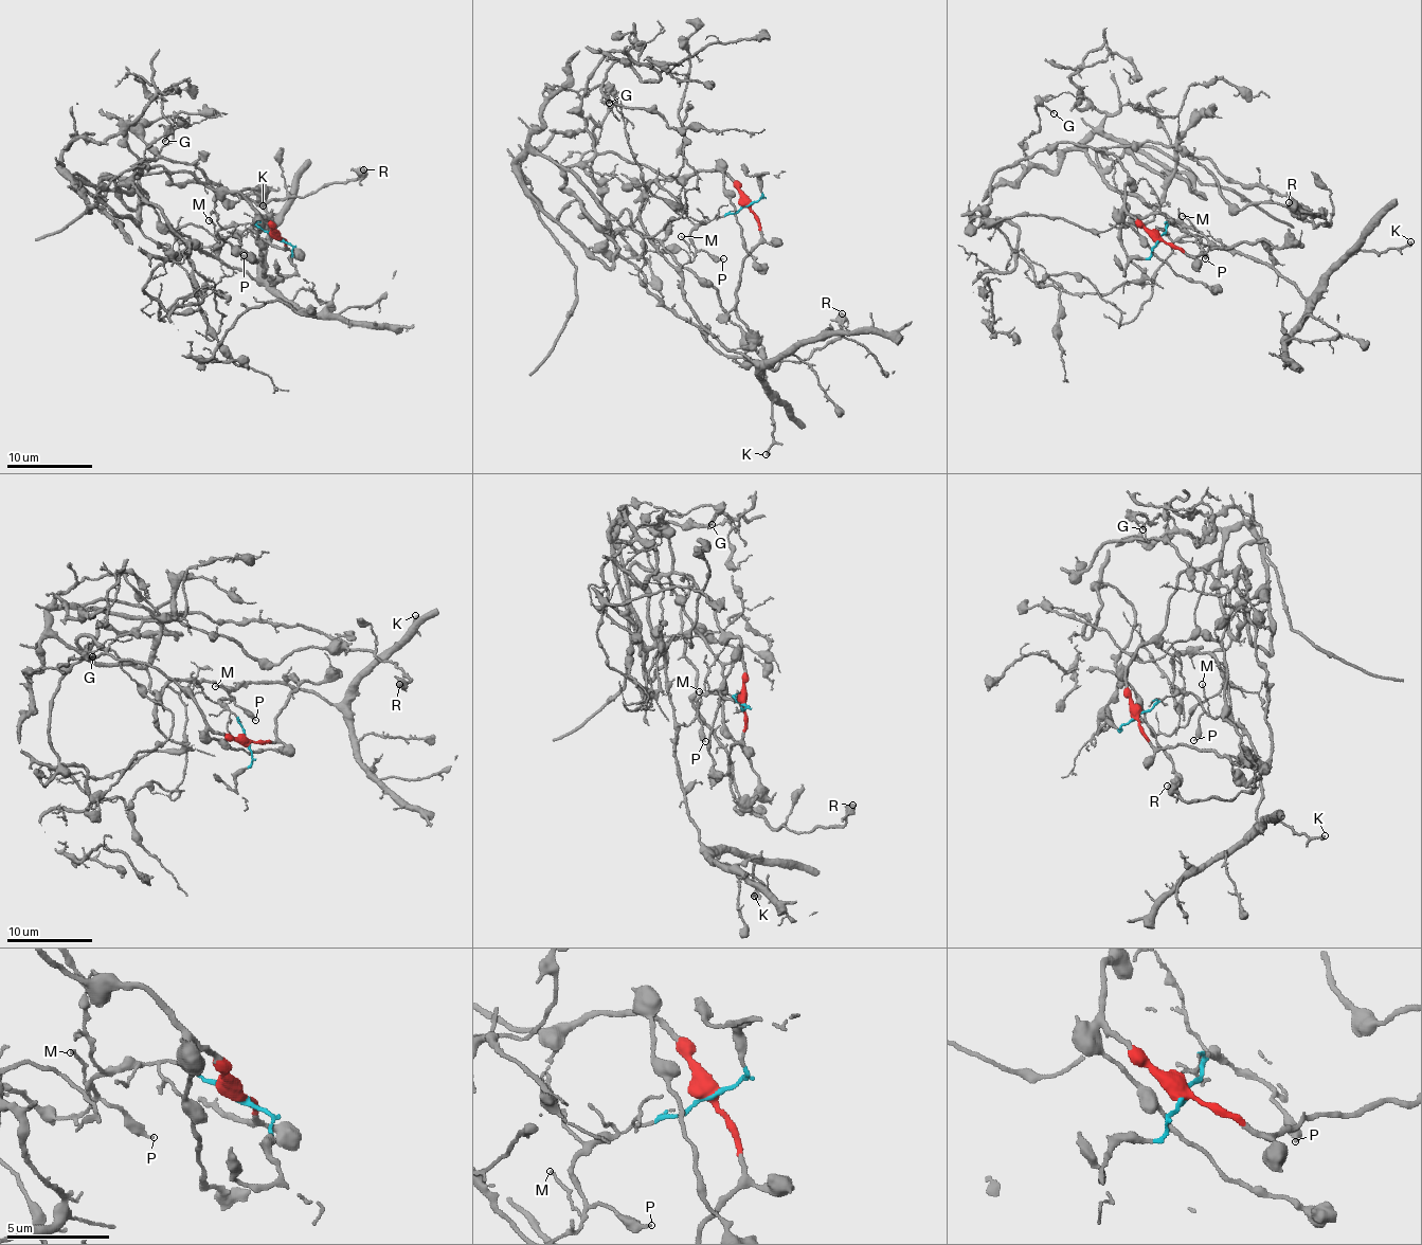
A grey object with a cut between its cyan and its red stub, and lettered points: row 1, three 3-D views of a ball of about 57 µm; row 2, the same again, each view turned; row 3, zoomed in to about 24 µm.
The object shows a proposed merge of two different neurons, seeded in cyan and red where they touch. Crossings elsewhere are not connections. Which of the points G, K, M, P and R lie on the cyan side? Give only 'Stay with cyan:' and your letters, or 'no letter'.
Stay with cyan: K, M, P

